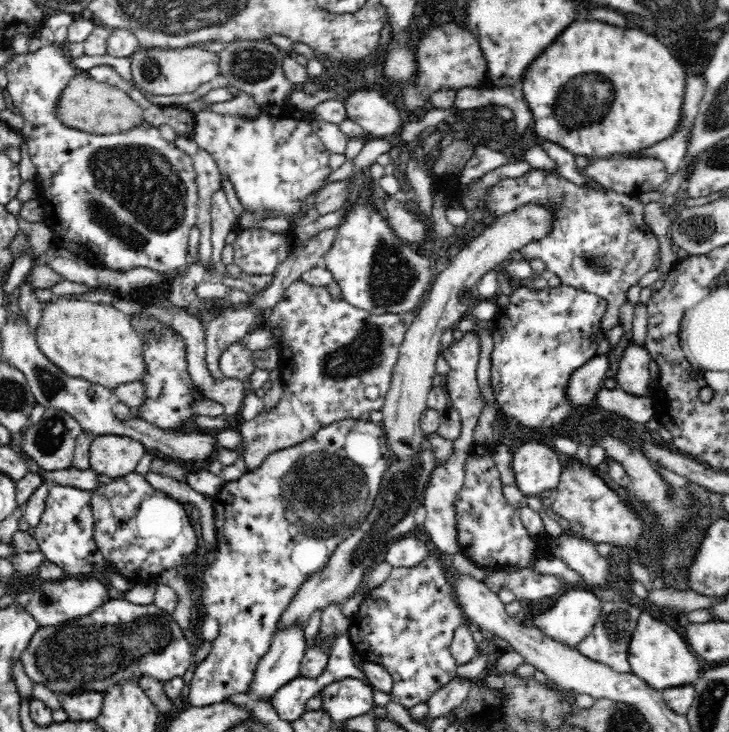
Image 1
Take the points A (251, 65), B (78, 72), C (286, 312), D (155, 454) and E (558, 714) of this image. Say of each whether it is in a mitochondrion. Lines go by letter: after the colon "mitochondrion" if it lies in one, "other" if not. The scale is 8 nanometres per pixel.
A: mitochondrion
B: other
C: other
D: other
E: other

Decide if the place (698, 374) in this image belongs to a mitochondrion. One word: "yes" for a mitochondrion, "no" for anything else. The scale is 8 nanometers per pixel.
no

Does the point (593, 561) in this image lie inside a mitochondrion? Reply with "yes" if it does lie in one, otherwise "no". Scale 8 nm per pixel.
no

